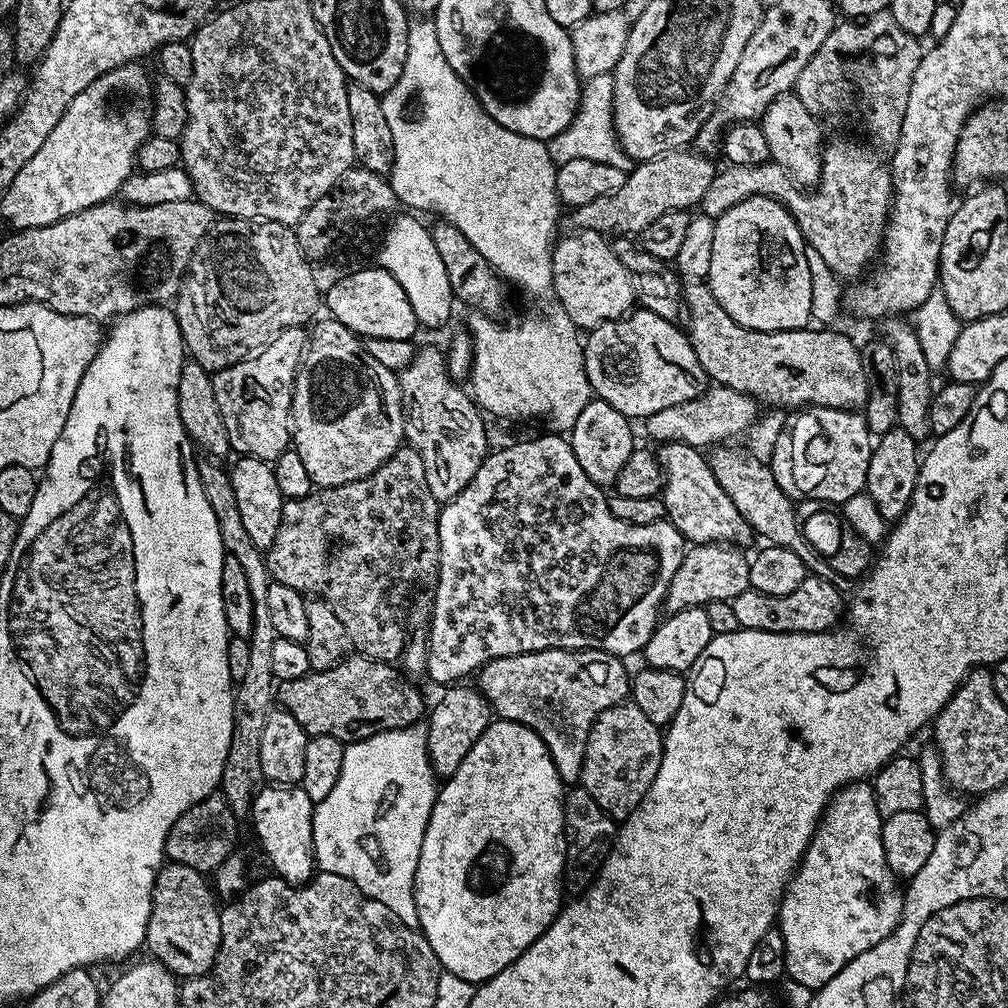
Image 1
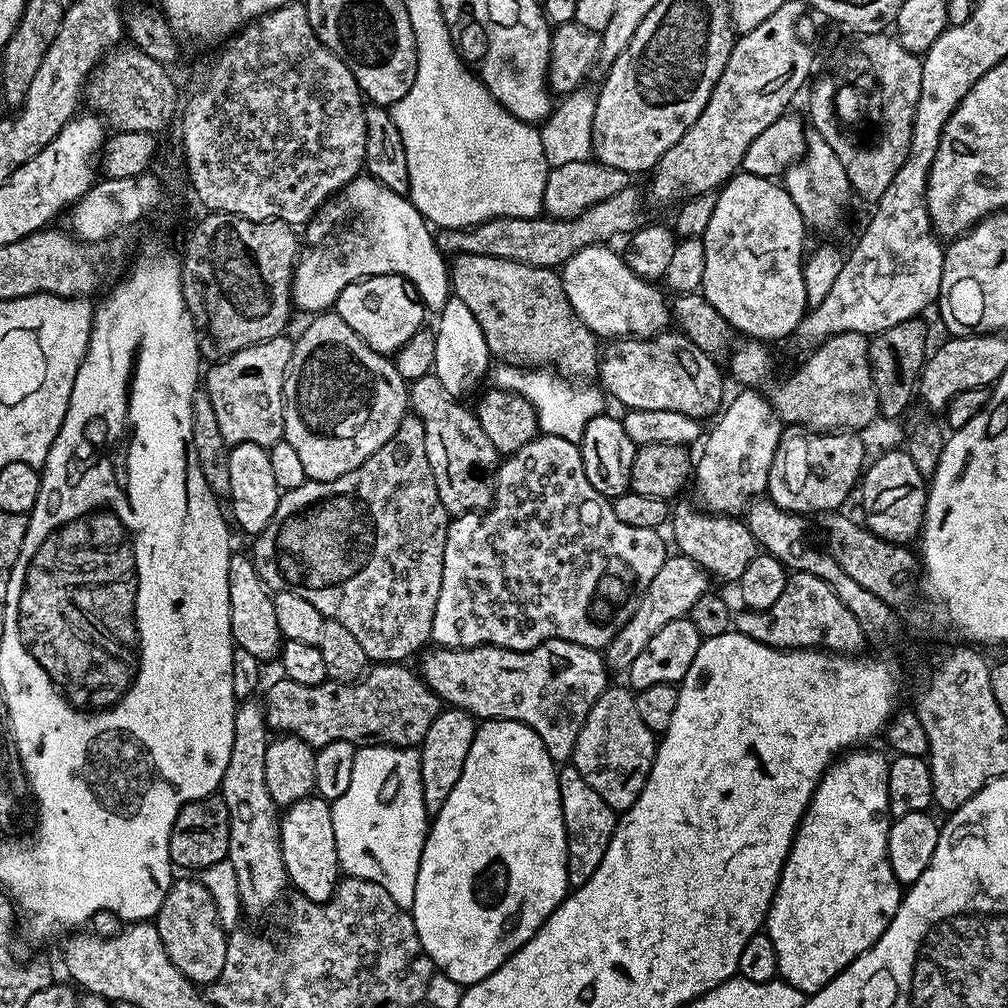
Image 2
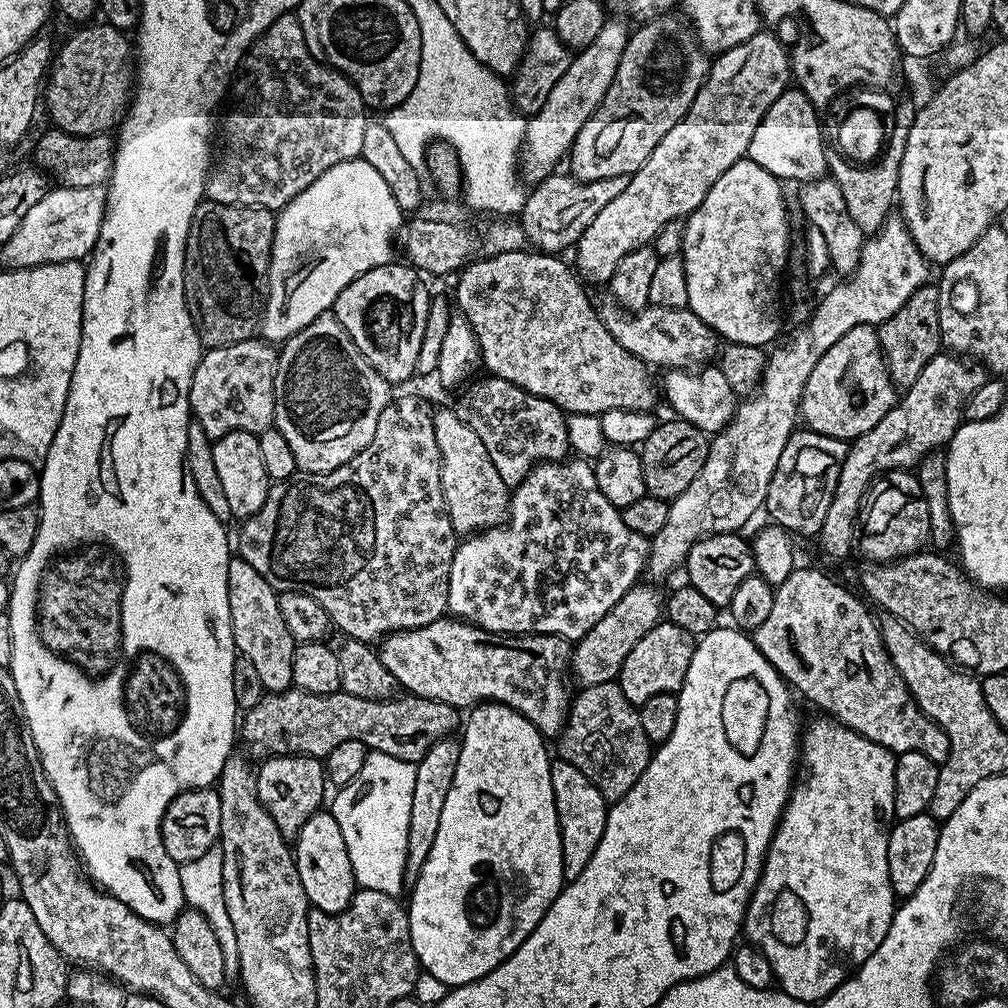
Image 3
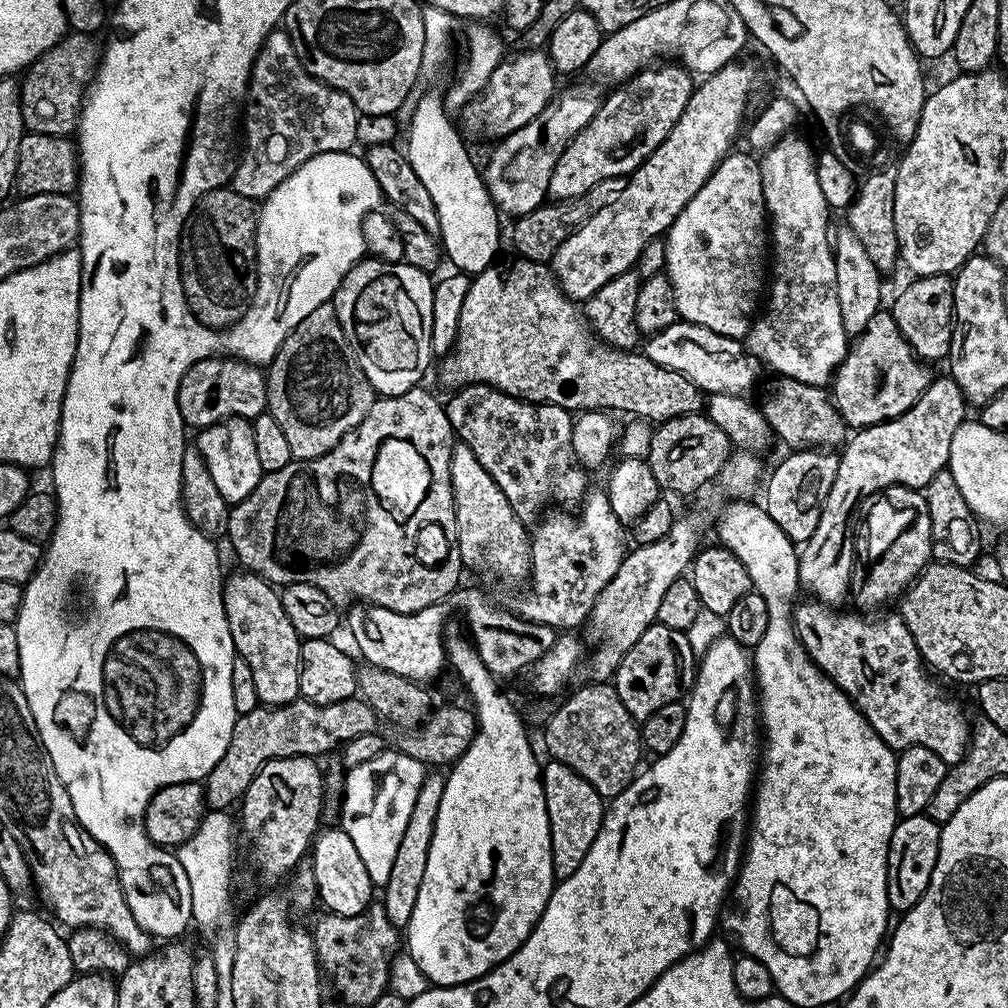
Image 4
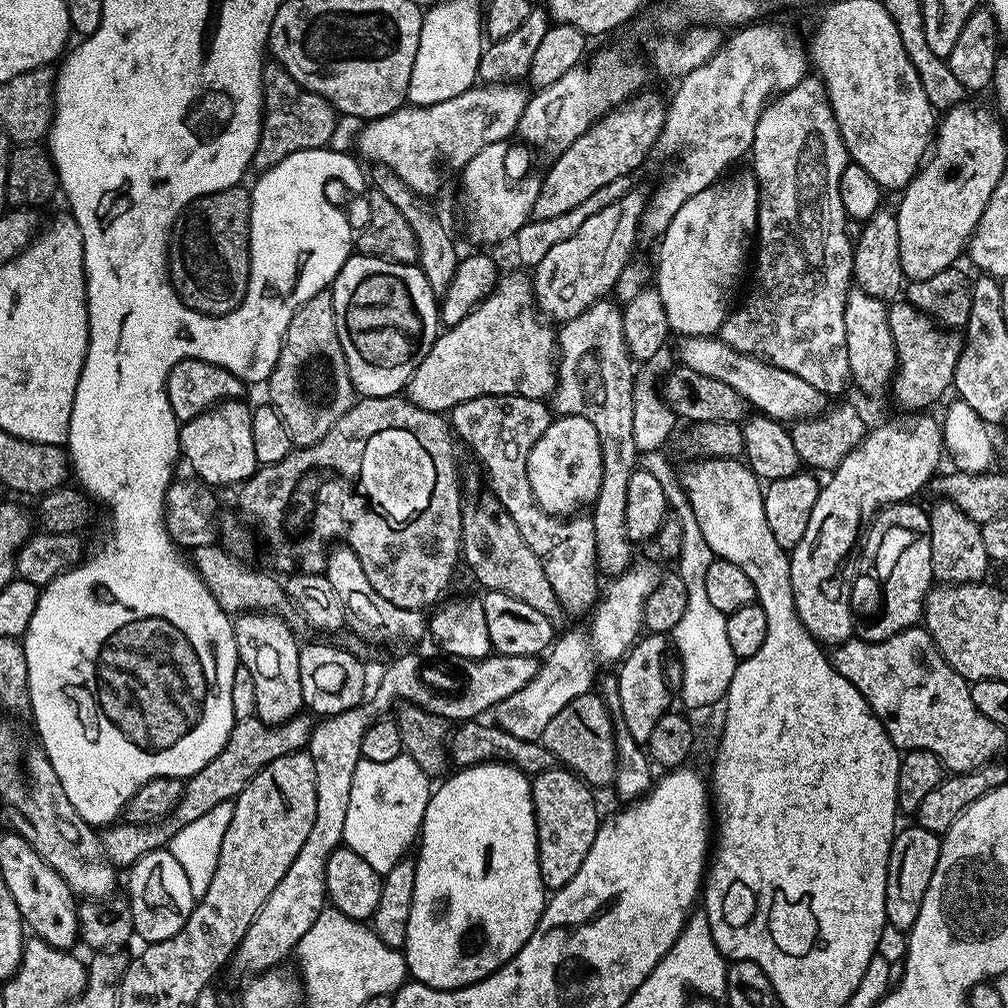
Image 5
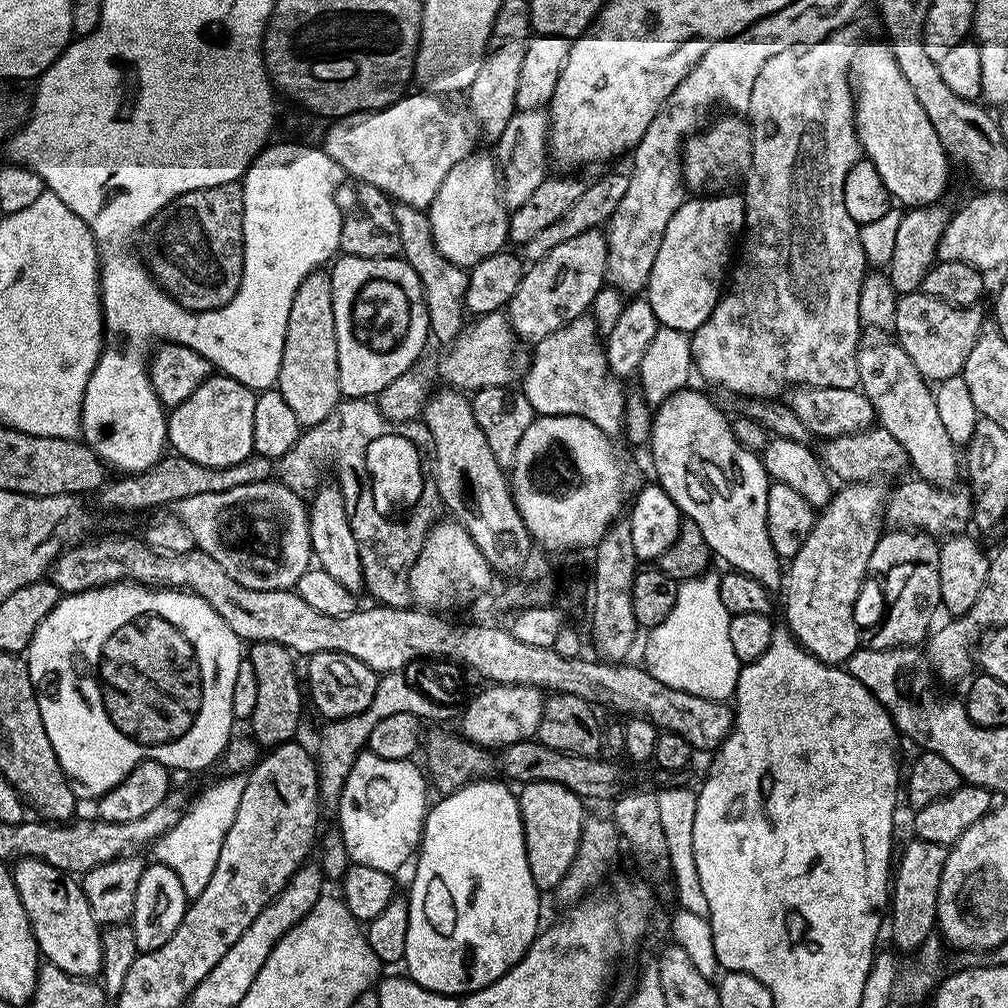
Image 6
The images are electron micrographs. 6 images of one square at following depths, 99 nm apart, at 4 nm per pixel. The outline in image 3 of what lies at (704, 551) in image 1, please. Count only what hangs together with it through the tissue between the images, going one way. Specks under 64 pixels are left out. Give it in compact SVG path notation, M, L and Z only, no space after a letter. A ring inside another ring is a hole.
M638 582L634 587L623 596L615 606L606 614L606 618L598 618L595 626L589 630L581 640L575 641L574 647L570 652L570 672L576 675L577 685L589 688L590 686L598 686L602 682L610 682L619 677L622 670L622 662L626 662L626 657L630 655L630 650L634 650L634 646L649 630L656 624L661 623L662 617L666 612L666 596L660 593L652 584L644 584Z

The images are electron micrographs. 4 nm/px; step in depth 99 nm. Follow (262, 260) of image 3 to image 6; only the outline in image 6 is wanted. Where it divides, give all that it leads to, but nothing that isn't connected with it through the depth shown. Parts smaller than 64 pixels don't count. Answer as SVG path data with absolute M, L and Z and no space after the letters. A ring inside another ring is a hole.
M239 183L235 184L219 184L218 186L210 186L209 188L199 188L198 190L190 190L186 194L182 194L178 199L167 204L163 212L158 213L153 220L146 226L148 232L148 241L144 244L144 252L142 251L142 260L149 272L152 273L153 280L172 297L177 300L183 308L187 308L190 312L215 312L222 306L226 306L238 294L243 274L243 190Z

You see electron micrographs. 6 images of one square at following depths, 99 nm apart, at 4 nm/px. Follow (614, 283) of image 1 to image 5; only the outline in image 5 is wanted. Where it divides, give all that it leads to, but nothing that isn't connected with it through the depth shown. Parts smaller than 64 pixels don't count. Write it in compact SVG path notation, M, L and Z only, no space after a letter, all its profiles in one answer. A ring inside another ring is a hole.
M681 336L675 342L677 344L674 345L674 356L683 367L698 370L698 374L706 374L710 378L718 378L718 382L726 382L726 386L734 386L734 390L742 394L749 406L771 420L806 420L819 416L829 407L830 400L826 393L810 386L806 378L798 378L798 374L790 374L790 370L782 370L757 359L756 356L748 356L745 352L734 350L719 338Z

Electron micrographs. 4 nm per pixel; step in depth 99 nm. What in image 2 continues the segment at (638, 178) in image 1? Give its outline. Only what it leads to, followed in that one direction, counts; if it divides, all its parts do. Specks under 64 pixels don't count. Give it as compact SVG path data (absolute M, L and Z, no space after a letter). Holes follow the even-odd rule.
M628 187L614 198L606 198L590 210L569 220L553 220L541 214L535 218L498 218L470 228L445 228L435 233L437 247L444 254L482 254L522 262L526 266L559 269L578 250L591 244L608 244L615 236L627 237L645 223L644 208L635 187Z

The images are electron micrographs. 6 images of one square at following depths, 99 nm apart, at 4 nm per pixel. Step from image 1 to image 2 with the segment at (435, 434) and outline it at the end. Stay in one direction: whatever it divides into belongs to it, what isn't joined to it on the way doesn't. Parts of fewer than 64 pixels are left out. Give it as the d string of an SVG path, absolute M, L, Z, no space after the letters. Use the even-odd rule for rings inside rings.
M433 374L423 376L417 380L411 381L410 384L410 408L415 415L420 417L422 426L424 427L424 433L426 434L426 458L430 458L430 470L434 474L434 486L438 486L438 498L442 498L442 506L453 517L461 516L464 512L482 512L485 511L491 505L492 494L494 491L494 473L498 467L498 453L487 438L487 434L482 430L482 426L479 424L479 419L476 417L475 411L471 407L467 408L464 402L452 397L450 394L443 390L442 385L438 378Z

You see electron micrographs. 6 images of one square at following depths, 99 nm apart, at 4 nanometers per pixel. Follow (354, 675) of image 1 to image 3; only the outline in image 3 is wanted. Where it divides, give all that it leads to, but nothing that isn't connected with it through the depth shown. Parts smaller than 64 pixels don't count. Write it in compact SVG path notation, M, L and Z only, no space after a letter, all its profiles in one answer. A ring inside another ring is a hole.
M295 686L287 692L270 692L263 696L249 712L243 713L238 724L238 736L249 748L247 751L253 757L271 758L274 756L315 756L323 758L339 746L341 742L357 740L362 742L374 752L390 754L390 758L402 758L406 762L415 764L417 760L434 746L434 742L447 740L452 732L461 727L461 709L450 706L446 702L438 702L430 698L413 696L411 694L397 694L391 700L367 700L366 698L354 698L354 694L346 694L343 690L330 694L310 694Z

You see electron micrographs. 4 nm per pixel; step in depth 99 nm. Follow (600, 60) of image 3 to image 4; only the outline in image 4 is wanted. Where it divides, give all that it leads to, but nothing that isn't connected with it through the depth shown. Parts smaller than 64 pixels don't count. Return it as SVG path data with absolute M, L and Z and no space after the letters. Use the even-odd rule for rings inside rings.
M595 83L592 84L576 84L565 92L563 89L552 97L538 118L526 122L526 126L497 143L500 145L493 150L488 165L483 165L482 175L493 202L505 217L530 214L530 210L539 208L549 199L550 174L554 174L558 158L562 158L568 143L590 123L602 103L602 92L595 88Z

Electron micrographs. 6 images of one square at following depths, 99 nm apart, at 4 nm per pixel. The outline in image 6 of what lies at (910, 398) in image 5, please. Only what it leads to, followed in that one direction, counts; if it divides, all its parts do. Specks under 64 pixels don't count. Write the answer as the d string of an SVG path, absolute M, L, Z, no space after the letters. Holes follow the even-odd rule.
M919 290L905 292L896 302L894 336L904 345L906 354L910 354L914 366L925 380L939 382L946 378L954 378L963 373L966 358L970 358L974 342L978 342L980 333L986 327L986 312L982 309L980 306L959 308L933 296L927 296L925 292Z

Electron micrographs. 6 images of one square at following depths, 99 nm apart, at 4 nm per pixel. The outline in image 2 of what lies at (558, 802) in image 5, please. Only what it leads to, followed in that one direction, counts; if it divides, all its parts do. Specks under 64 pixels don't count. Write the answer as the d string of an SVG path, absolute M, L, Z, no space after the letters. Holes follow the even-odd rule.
M564 766L558 772L558 790L562 802L562 818L566 830L566 854L568 855L568 883L572 888L580 888L590 882L590 874L598 870L598 862L602 862L602 854L606 854L606 846L610 846L610 838L618 823L617 813L612 811L602 797L596 793L571 766Z

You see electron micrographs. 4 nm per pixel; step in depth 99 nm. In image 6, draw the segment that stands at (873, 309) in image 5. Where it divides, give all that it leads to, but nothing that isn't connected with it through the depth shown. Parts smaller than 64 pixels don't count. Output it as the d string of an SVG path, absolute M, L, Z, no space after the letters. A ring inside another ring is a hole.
M886 332L868 334L860 341L856 361L860 375L859 391L864 393L876 411L879 427L890 430L890 434L902 442L902 450L906 450L911 471L916 471L913 473L928 483L955 485L956 475L962 472L961 457L960 460L956 457L958 445L950 438L950 434L946 434L942 417L938 414L933 385L914 366L904 345Z

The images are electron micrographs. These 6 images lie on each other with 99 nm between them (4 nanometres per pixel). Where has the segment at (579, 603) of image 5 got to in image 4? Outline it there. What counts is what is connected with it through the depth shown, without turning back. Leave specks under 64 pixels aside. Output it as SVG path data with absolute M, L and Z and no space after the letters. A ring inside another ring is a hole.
M467 384L451 396L453 397L445 403L445 412L455 437L474 451L474 456L497 483L520 521L526 526L535 525L539 521L552 492L554 480L558 481L558 498L562 504L560 506L568 512L579 509L590 490L590 474L576 459L573 446L573 413L550 403L534 404L528 400L516 399L505 392L492 389L488 384Z

